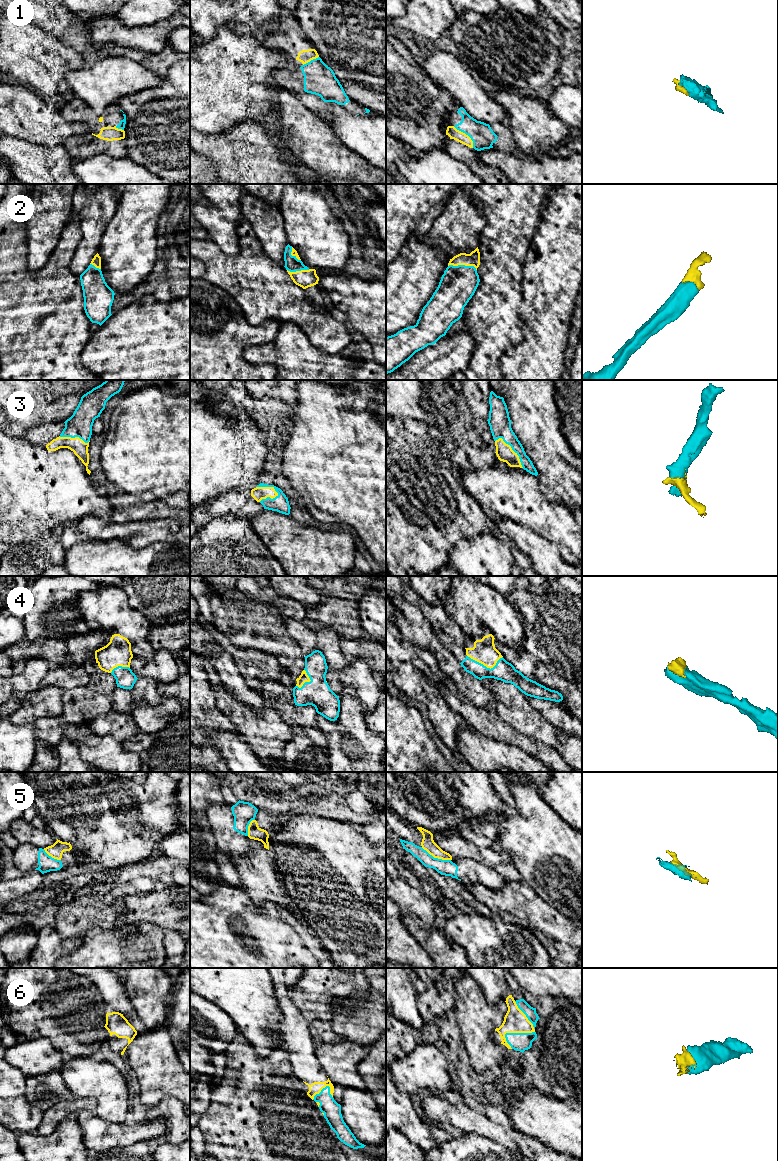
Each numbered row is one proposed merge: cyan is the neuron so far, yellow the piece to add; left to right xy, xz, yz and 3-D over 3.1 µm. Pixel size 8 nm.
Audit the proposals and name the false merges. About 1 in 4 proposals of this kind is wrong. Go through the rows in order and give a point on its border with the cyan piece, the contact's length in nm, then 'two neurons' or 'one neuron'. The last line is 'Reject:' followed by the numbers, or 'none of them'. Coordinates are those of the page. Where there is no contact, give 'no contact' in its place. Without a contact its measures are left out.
1: contact yz (466, 134); length 240 nm; one neuron
2: contact yz (463, 265); length 240 nm; one neuron
3: contact xz (268, 486); length 200 nm; one neuron
4: contact yz (485, 666); length 280 nm; one neuron
5: contact yz (436, 858); length 260 nm; two neurons
6: contact yz (518, 1033); length 260 nm; one neuron
Reject: 5

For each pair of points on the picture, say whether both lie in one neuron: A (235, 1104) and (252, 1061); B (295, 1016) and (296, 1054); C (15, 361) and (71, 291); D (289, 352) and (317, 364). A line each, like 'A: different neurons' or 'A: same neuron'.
A: same neuron
B: same neuron
C: same neuron
D: same neuron

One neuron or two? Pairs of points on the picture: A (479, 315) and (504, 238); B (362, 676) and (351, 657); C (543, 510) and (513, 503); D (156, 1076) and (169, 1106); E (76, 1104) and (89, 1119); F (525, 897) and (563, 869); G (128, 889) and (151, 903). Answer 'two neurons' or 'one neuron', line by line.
A: one neuron
B: two neurons
C: one neuron
D: two neurons
E: two neurons
F: two neurons
G: two neurons

